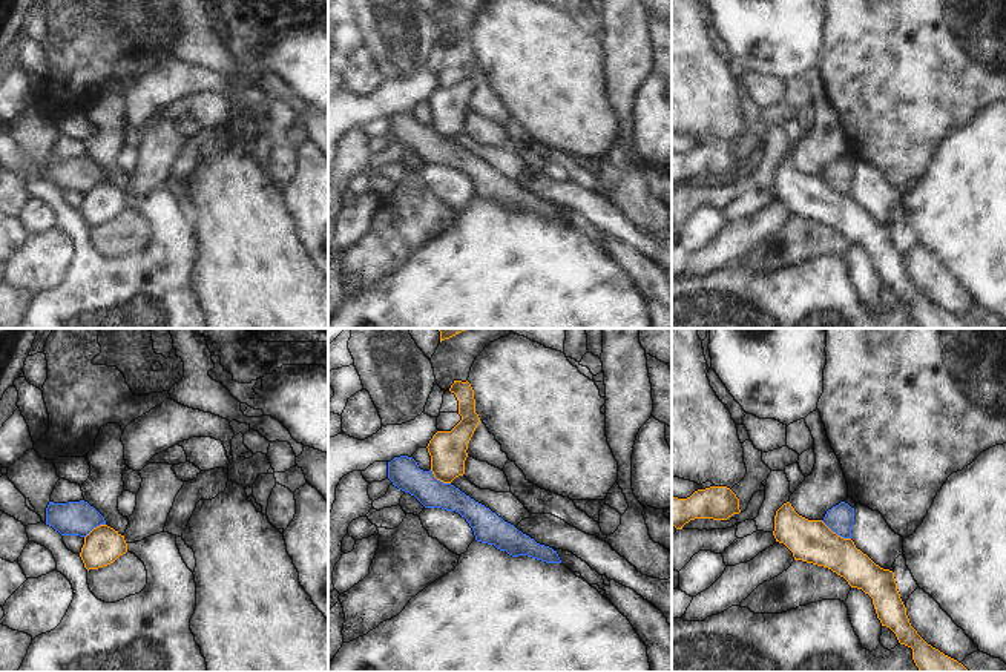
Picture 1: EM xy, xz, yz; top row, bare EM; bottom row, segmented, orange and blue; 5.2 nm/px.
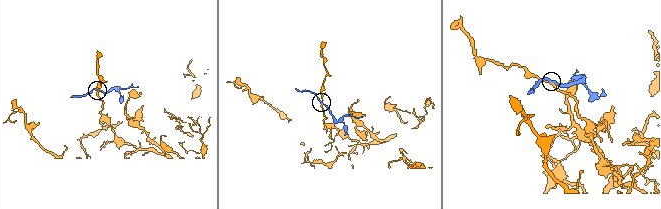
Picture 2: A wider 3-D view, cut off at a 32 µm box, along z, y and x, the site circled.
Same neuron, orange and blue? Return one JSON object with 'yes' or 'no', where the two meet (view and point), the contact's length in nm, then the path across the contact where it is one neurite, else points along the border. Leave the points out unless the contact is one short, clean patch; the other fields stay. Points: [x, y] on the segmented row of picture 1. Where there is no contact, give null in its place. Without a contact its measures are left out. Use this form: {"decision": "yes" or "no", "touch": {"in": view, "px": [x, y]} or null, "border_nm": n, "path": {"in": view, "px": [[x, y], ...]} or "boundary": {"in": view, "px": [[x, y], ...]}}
{"decision": "no", "touch": {"in": "yz", "px": [835, 533]}, "border_nm": 190, "boundary": {"in": "yz", "px": [[821, 520], [838, 534], [850, 539]]}}

